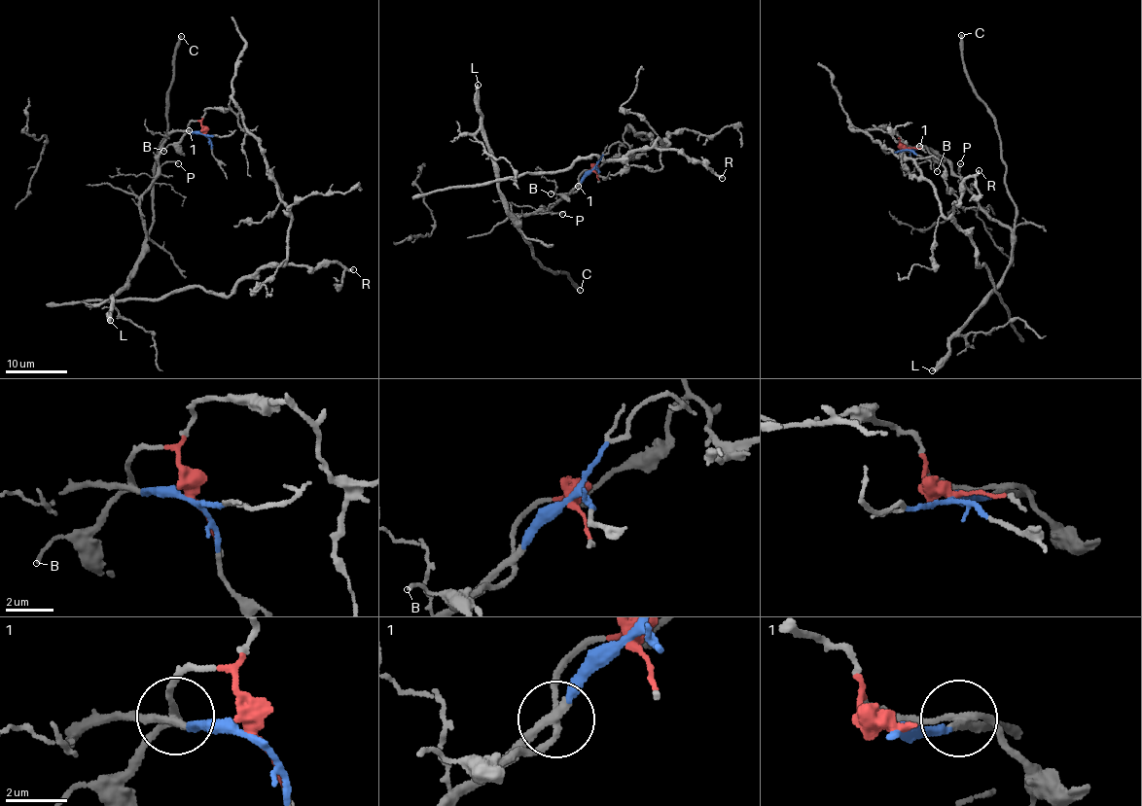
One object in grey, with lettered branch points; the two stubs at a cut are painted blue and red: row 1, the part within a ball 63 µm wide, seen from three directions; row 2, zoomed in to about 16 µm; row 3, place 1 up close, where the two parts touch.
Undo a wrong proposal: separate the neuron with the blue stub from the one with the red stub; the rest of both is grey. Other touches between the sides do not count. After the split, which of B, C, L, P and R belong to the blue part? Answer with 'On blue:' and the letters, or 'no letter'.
On blue: C, L, P

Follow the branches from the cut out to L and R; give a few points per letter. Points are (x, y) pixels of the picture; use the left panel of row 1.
L: (203, 134), (177, 130), (160, 152), (159, 170), (141, 198), (144, 258), (128, 287), (113, 298), (111, 321)
R: (203, 134), (205, 110), (230, 108), (232, 100), (291, 218), (284, 263), (336, 262), (353, 269)

